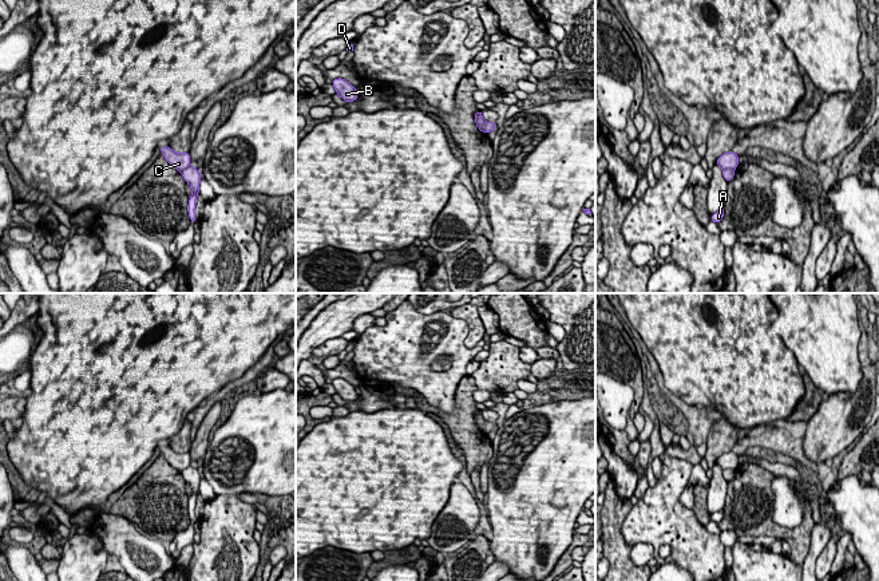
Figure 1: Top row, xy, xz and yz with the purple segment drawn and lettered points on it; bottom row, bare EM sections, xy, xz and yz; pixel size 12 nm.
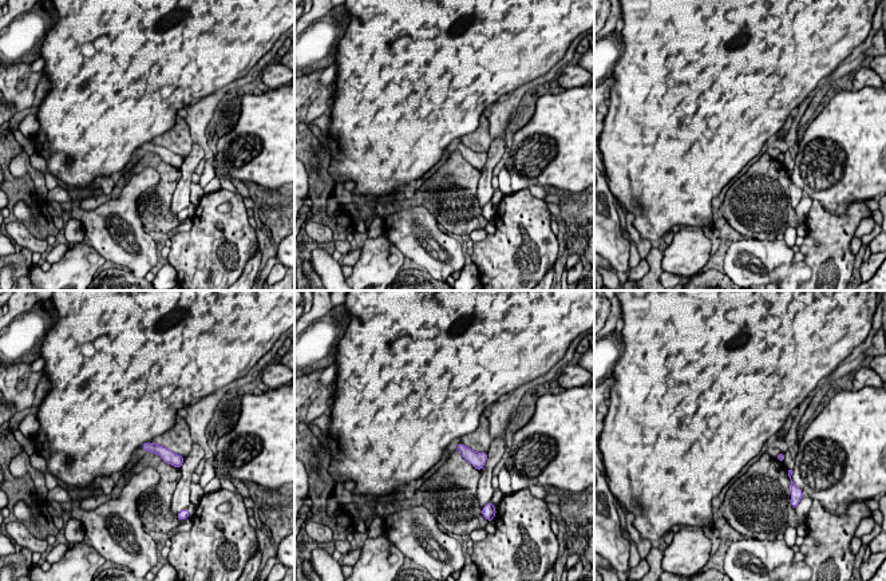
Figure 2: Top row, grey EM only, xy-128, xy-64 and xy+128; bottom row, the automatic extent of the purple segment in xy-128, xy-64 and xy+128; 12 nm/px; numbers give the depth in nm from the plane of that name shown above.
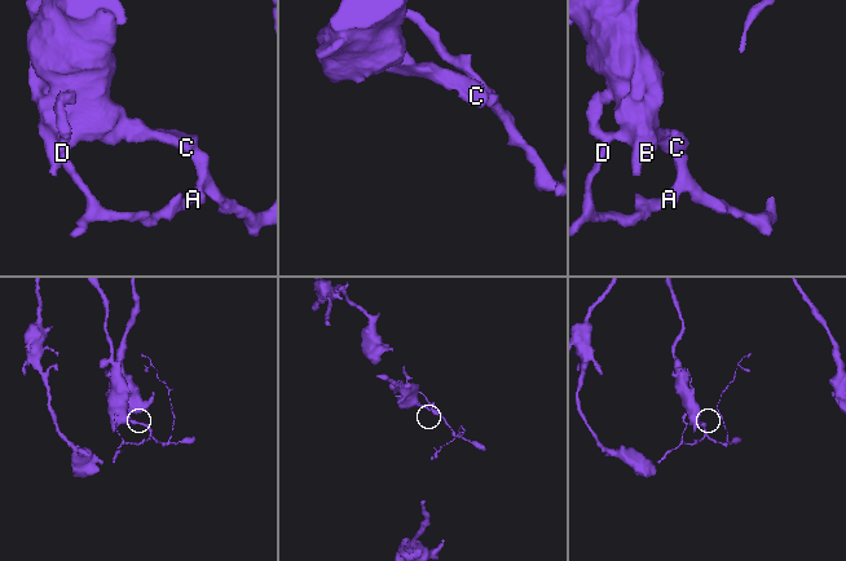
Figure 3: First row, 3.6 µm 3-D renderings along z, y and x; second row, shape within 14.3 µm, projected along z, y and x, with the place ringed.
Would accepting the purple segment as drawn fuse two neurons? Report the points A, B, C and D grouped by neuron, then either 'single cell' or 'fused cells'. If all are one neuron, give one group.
A D / B C | fused cells

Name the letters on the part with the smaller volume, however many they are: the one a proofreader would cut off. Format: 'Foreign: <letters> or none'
Foreign: A, D

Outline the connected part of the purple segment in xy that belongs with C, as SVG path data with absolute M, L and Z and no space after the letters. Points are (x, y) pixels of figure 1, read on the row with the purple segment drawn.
M169 146L161 147L161 153L163 154L165 159L177 170L183 171L190 166L190 153L175 153Z

